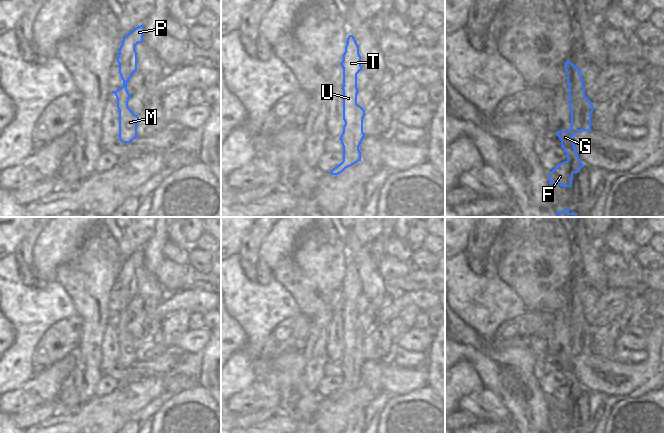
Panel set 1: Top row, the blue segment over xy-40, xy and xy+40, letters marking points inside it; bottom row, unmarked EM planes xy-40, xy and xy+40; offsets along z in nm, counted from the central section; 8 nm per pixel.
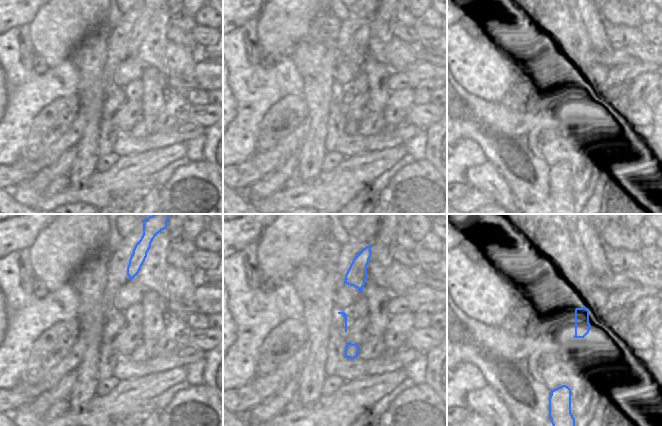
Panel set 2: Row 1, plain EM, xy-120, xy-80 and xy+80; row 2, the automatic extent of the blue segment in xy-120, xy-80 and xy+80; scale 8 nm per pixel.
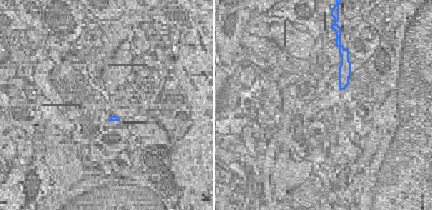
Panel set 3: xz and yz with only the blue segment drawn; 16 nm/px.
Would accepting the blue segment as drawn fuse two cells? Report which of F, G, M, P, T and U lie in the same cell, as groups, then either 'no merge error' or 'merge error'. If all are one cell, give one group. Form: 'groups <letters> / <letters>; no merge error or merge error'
groups F G M P T U; no merge error

